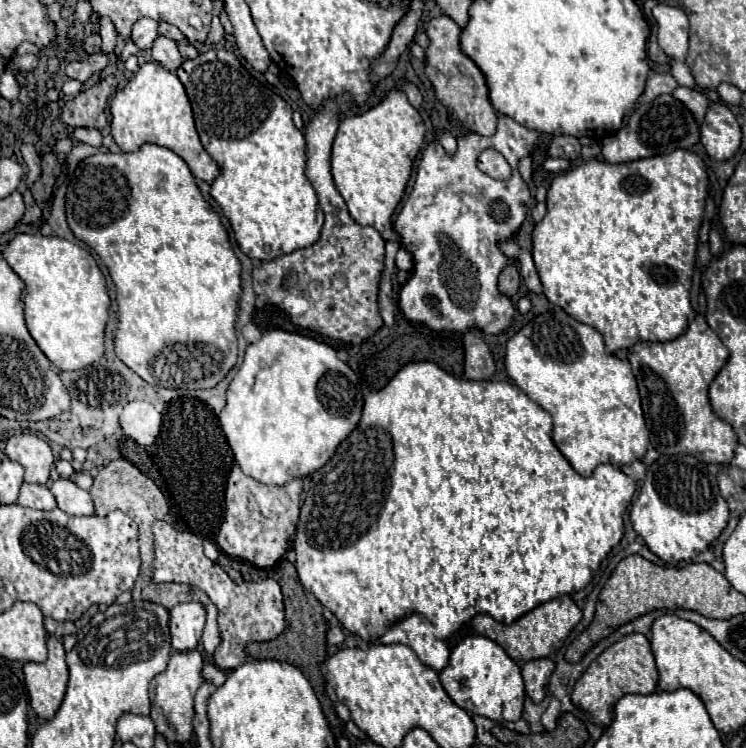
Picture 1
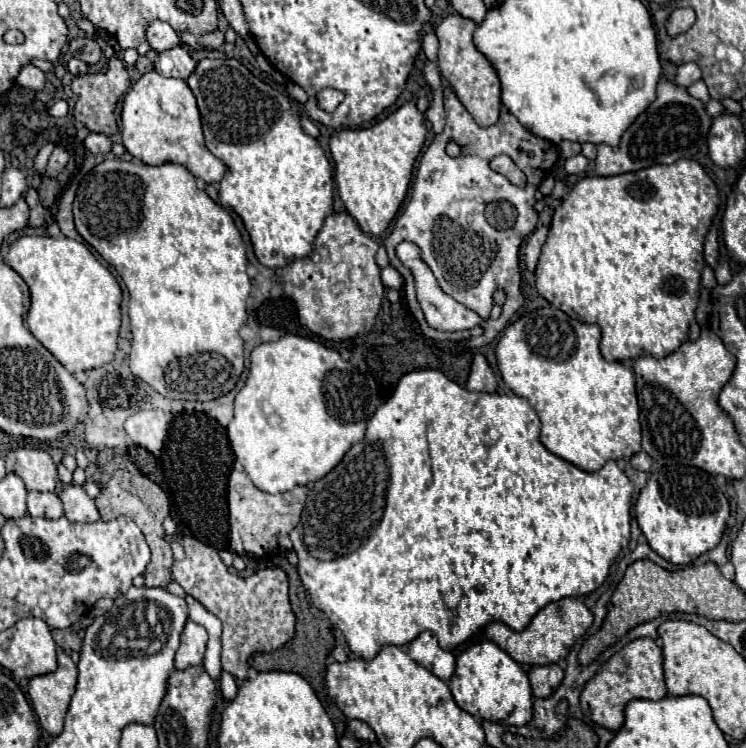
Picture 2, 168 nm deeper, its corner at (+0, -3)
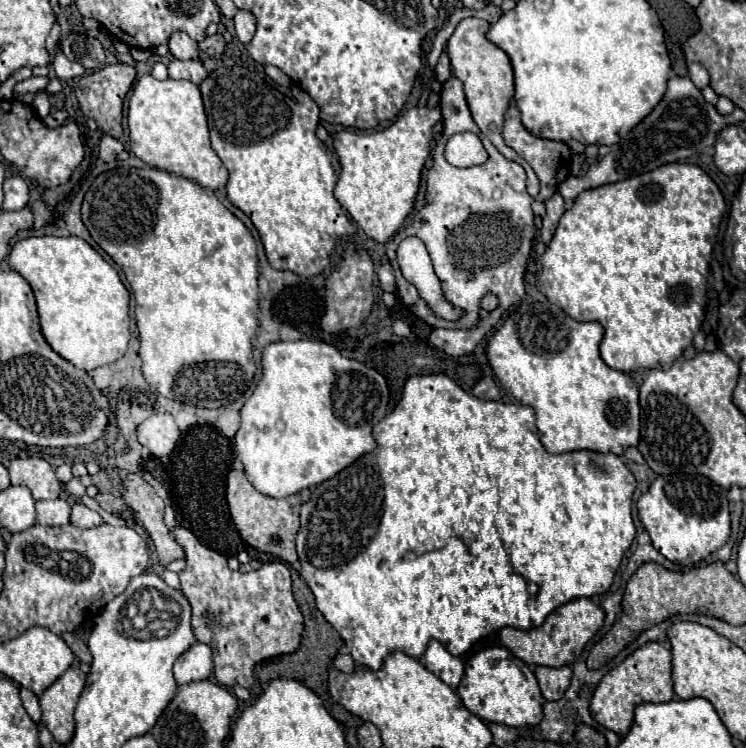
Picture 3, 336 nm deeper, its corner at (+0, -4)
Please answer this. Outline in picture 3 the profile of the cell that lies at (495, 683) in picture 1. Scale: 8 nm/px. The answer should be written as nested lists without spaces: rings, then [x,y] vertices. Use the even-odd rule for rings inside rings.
[[[493,646],[471,656],[465,664],[465,676],[457,688],[465,708],[485,722],[497,722],[513,728],[537,726],[543,720],[543,702],[535,674],[523,660],[503,646]]]

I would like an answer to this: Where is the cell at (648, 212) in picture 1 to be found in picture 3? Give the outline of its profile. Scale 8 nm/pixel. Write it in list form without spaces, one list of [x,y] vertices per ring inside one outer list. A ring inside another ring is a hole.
[[[665,164],[659,166],[647,174],[641,176],[633,176],[615,184],[605,184],[593,190],[585,190],[583,194],[579,194],[579,198],[575,200],[573,208],[567,210],[561,220],[559,226],[541,258],[541,276],[539,276],[539,290],[549,298],[549,302],[557,304],[563,308],[563,312],[567,312],[573,320],[581,320],[581,322],[589,322],[589,320],[597,320],[603,324],[605,328],[605,338],[601,344],[601,358],[605,360],[607,366],[621,370],[621,372],[637,372],[637,370],[651,370],[651,368],[669,368],[687,346],[691,346],[693,336],[697,334],[697,330],[701,328],[704,321],[704,304],[707,290],[709,288],[708,276],[710,274],[713,246],[717,232],[719,232],[719,224],[723,220],[725,214],[725,200],[721,190],[717,188],[717,184],[695,164]]]

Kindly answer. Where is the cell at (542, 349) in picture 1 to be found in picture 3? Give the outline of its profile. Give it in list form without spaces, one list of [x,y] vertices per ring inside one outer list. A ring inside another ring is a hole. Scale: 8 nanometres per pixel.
[[[523,302],[507,316],[501,328],[497,328],[487,342],[485,352],[495,376],[515,400],[525,406],[533,406],[539,438],[549,454],[595,450],[621,456],[629,446],[637,446],[639,442],[639,386],[629,374],[613,370],[601,360],[597,350],[601,340],[603,326],[599,322],[577,322],[565,316],[565,312],[555,304],[543,308],[541,304],[529,306]]]

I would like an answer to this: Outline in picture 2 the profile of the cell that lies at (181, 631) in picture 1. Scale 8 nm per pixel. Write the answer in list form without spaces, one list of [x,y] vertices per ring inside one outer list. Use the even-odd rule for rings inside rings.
[[[189,619],[181,633],[181,645],[175,655],[175,667],[187,669],[191,665],[201,665],[205,655],[205,643],[207,643],[207,631]]]

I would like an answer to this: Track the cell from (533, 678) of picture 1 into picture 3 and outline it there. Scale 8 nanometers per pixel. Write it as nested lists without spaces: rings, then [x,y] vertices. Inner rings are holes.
[[[537,666],[535,676],[537,676],[539,688],[547,700],[561,700],[563,692],[569,688],[573,672],[569,666],[561,666],[561,668]]]

